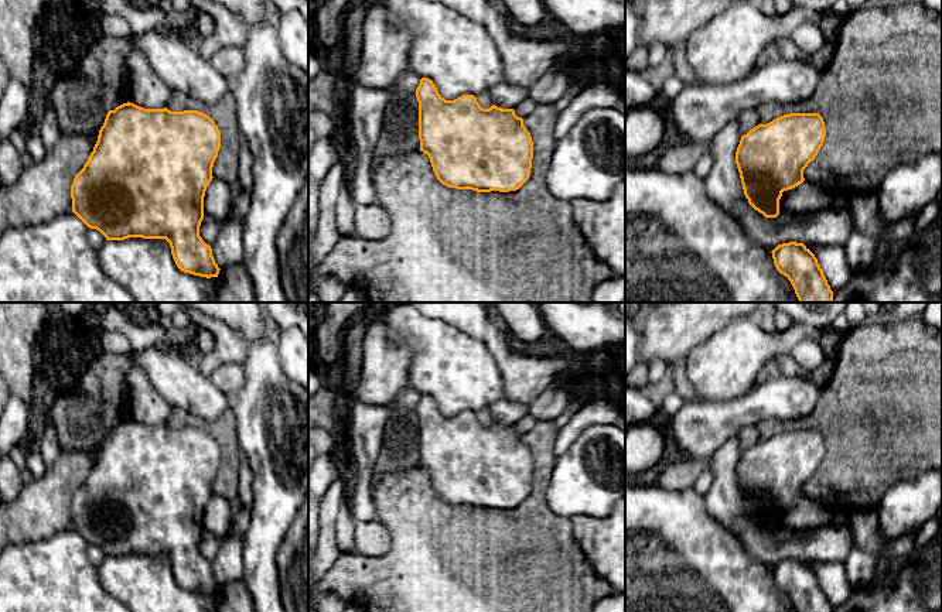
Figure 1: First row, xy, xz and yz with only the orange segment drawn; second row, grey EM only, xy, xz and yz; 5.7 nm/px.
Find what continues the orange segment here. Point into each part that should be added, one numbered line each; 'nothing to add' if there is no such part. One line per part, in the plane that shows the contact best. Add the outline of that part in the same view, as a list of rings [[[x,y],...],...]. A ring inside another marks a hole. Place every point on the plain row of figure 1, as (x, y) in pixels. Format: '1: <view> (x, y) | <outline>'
nothing to add

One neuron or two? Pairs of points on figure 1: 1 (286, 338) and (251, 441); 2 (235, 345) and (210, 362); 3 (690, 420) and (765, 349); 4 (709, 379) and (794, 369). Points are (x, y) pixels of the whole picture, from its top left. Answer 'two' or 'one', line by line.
1: two
2: one
3: two
4: two

